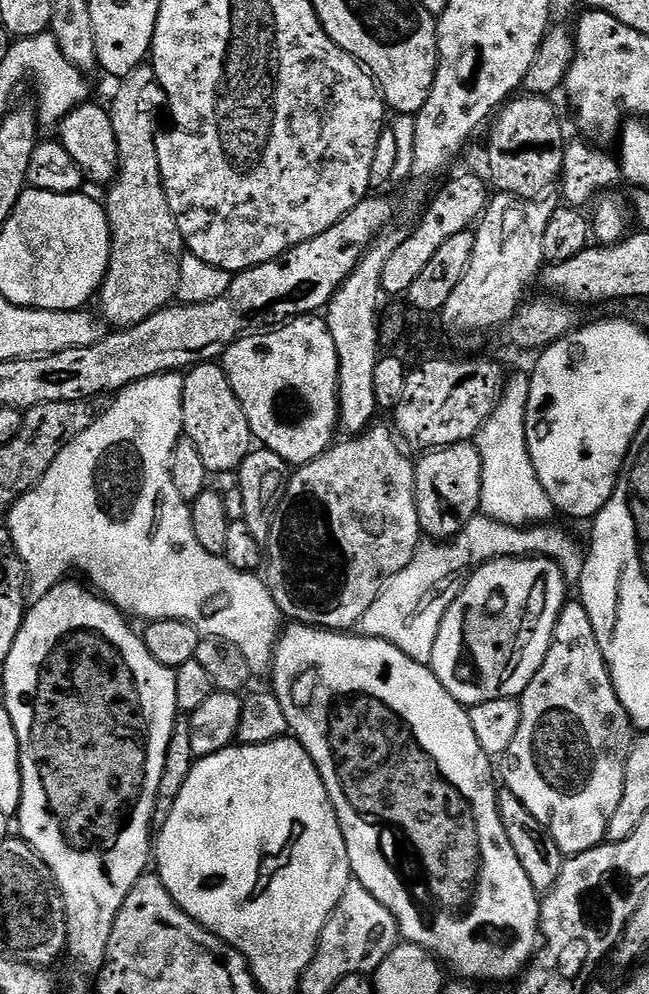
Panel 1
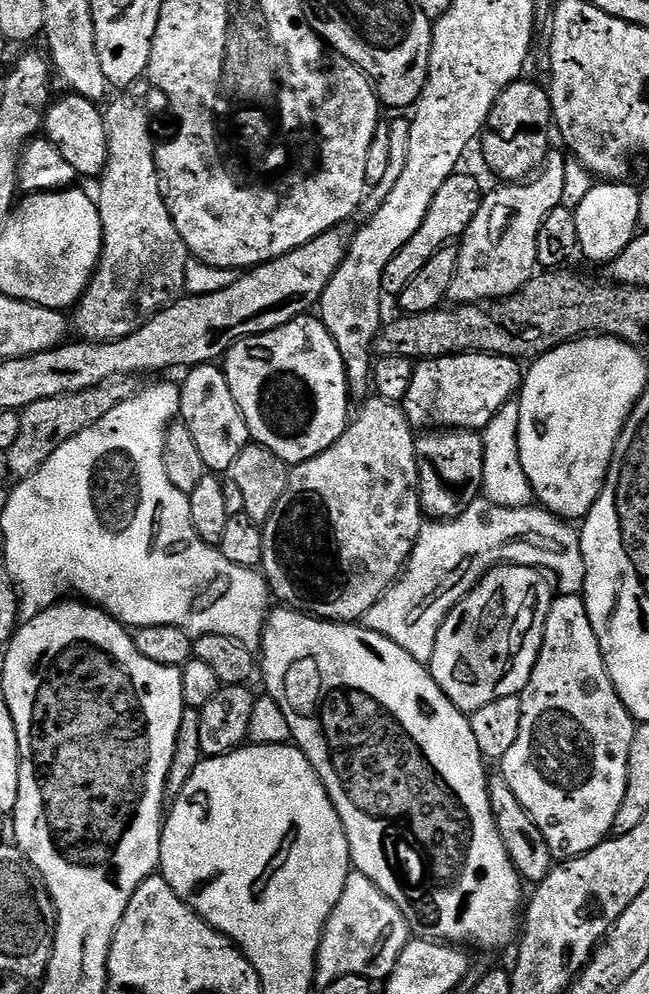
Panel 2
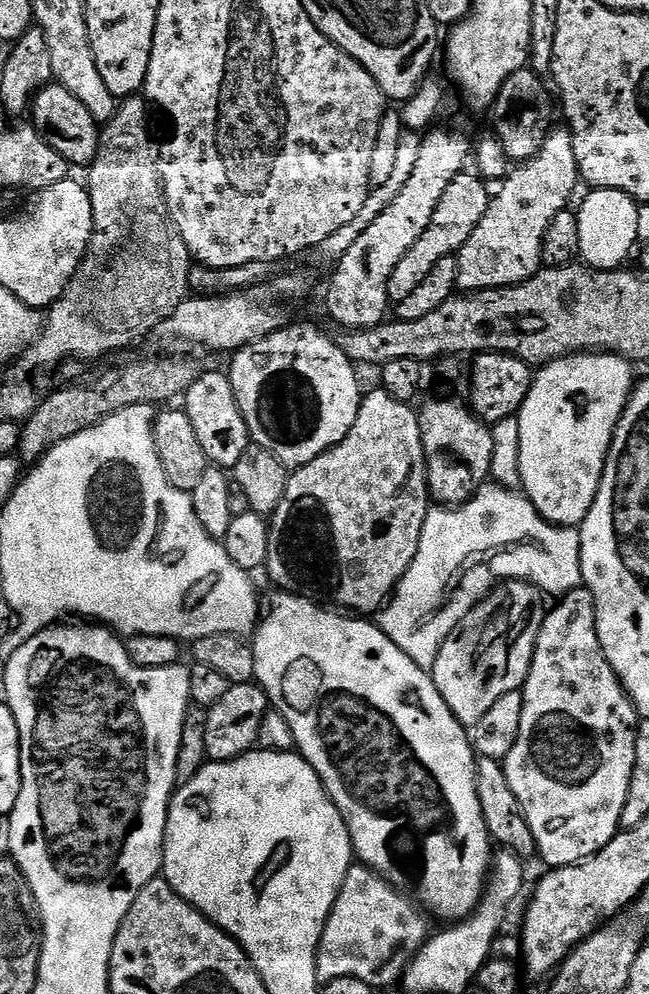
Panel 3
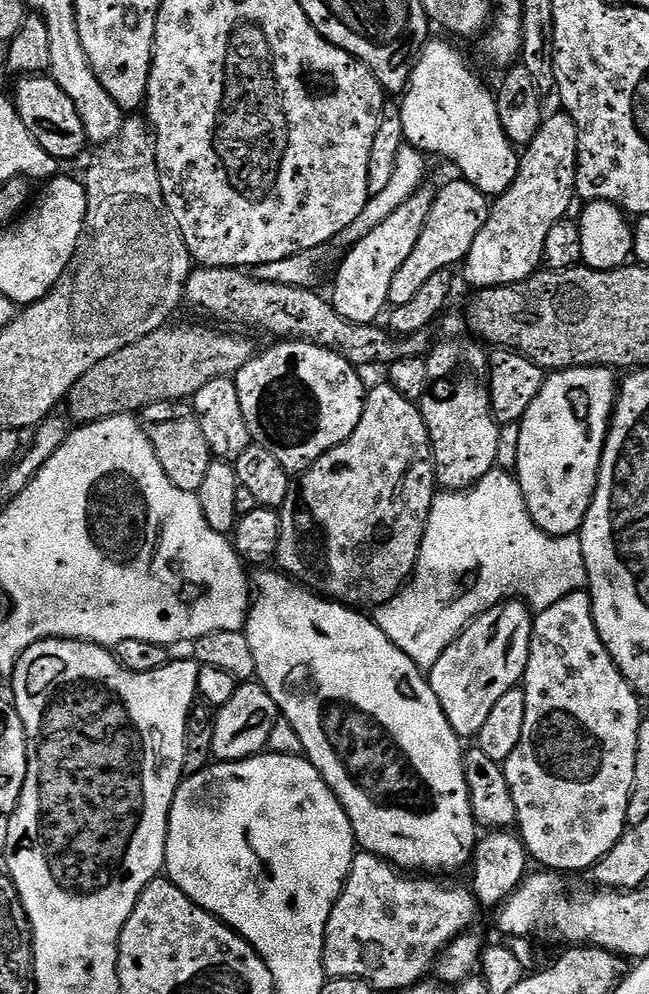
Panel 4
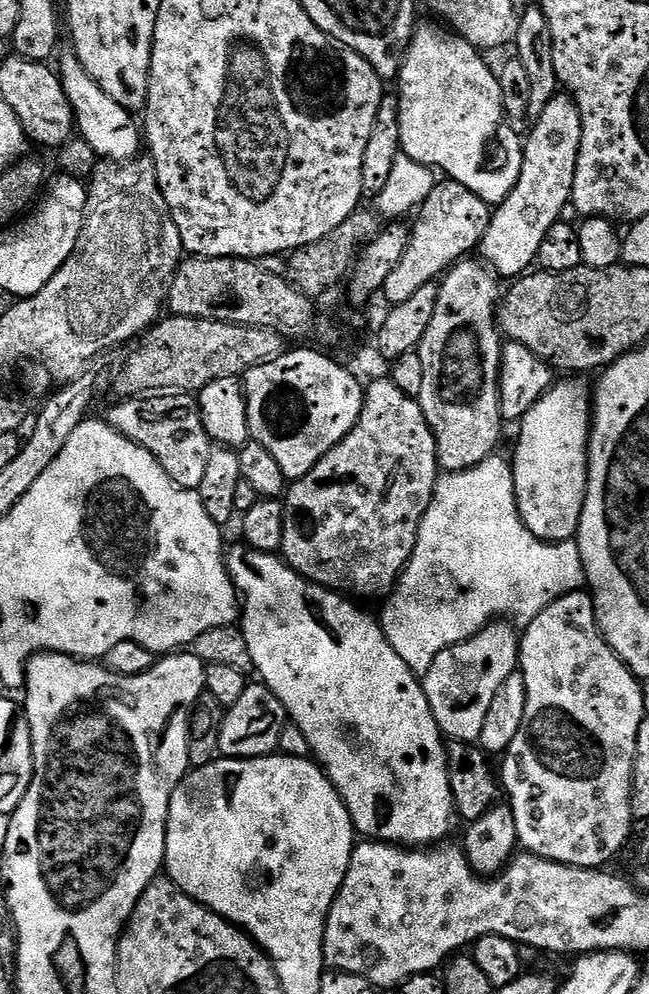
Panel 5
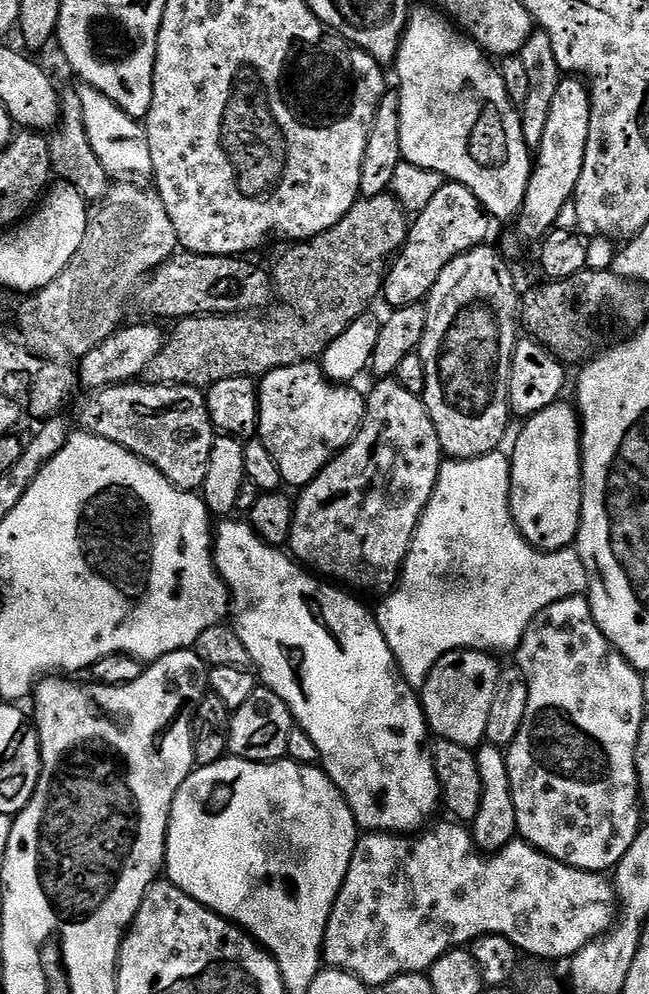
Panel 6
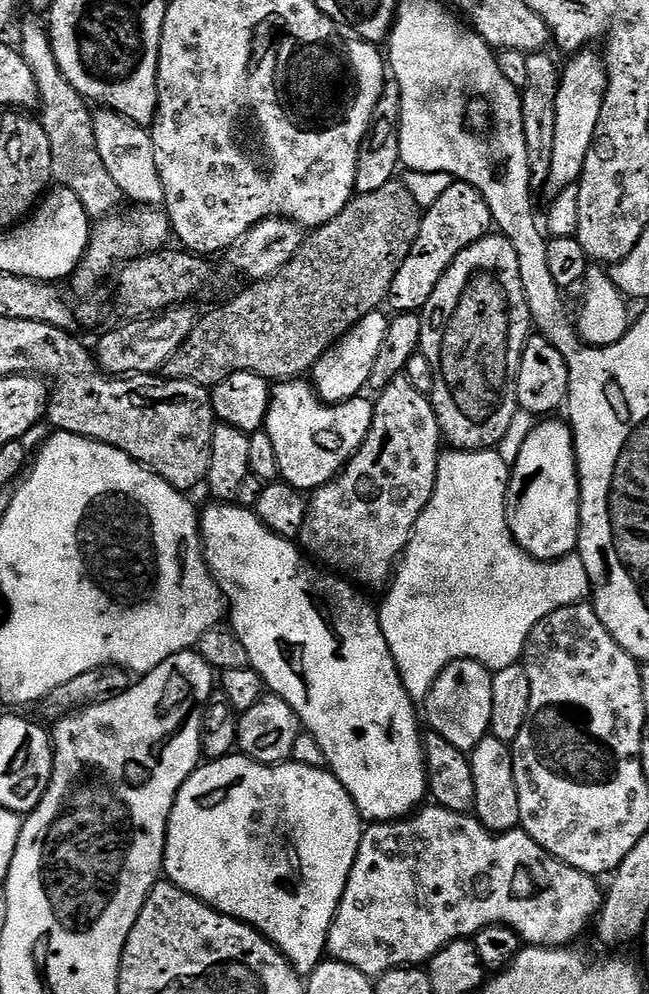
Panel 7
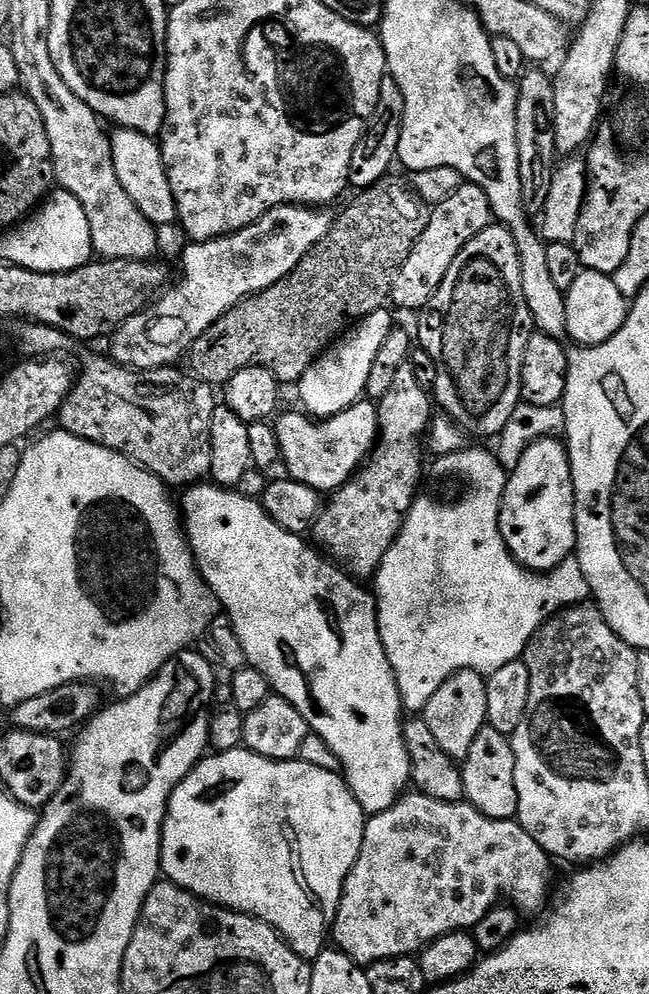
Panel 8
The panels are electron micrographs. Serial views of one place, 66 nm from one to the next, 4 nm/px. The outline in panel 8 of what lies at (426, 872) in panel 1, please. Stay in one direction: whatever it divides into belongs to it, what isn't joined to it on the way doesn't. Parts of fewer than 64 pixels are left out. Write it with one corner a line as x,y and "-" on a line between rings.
201,482
189,487
185,492
188,493
184,496
184,504
182,500
184,535
188,538
188,544
192,548
202,578
208,584
208,589
216,595
219,607
223,609
228,620
234,626
234,634
238,634
238,642
242,642
242,650
246,650
248,664
257,668
261,676
270,682
273,693
286,698
286,702
294,705
298,714
302,714
302,718
306,718
309,729
316,732
318,738
323,738
326,741
326,746
330,746
330,750
334,750
334,754
338,754
343,778
348,784
349,790
354,794
358,806
362,806
364,813
373,816
382,810
390,810
390,806
397,804
401,796
409,791
412,783
412,763
404,741
406,709
400,700
398,682
394,678
390,658
386,658
386,650
382,646
382,638
376,621
375,595
371,591
363,592
356,585
359,583
353,577
321,555
305,537
290,534
290,530
282,530
282,526
278,526
278,522
274,522
274,518
270,518
270,514
266,514
266,510
260,505
259,500
251,500
242,495
239,490
219,488
217,484
211,482

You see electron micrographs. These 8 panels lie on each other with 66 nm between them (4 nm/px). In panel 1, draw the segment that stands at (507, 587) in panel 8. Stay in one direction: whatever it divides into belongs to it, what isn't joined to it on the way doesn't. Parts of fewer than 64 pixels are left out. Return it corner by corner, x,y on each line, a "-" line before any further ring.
478,514
453,540
421,543
406,570
399,572
384,587
382,594
378,594
374,606
362,614
359,635
390,642
414,662
431,665
438,626
442,626
446,610
450,610
476,569
502,556
552,560
562,570
569,585
579,585
585,553
562,529
552,527
515,528

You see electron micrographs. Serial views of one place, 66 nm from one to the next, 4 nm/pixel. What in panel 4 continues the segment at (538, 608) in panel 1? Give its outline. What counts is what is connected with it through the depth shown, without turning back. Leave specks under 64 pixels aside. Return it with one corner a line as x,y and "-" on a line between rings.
509,598
483,612
444,651
430,670
430,683
450,726
462,738
474,738
482,730
490,710
506,690
523,681
530,654
533,609
523,600

